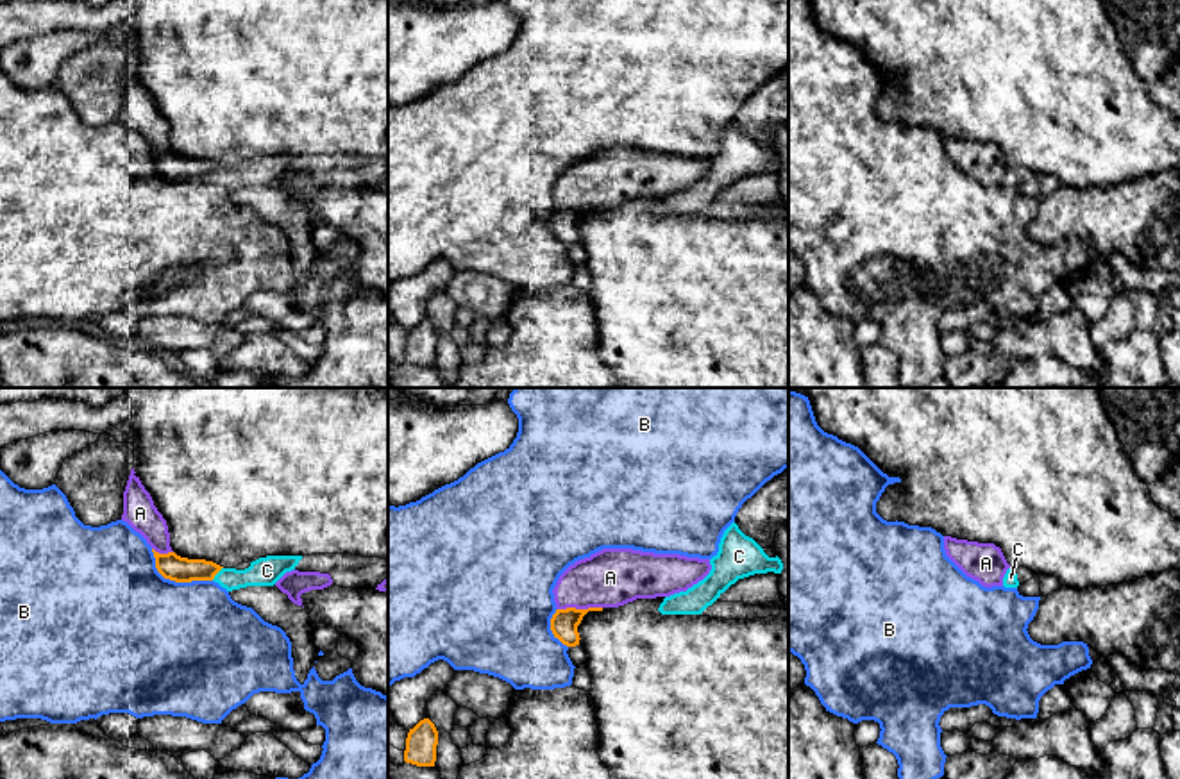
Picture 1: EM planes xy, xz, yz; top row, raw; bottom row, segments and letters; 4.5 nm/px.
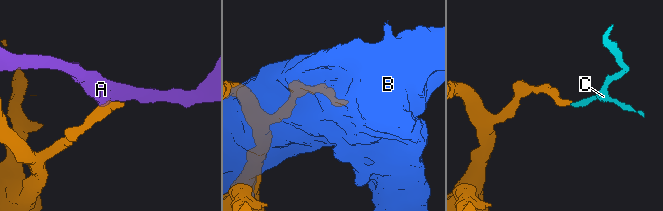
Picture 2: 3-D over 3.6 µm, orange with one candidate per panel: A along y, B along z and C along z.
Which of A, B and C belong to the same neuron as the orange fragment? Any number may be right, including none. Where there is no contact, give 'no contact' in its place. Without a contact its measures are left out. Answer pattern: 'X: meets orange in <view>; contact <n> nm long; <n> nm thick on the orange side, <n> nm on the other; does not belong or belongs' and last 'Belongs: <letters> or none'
A: meets orange in xz; contact 200 nm long; 130 nm thick on the orange side, 260 nm on the other; does not belong
B: meets orange in xy; contact 320 nm long; 120 nm thick on the orange side, 480 nm on the other; does not belong
C: meets orange in xy; contact 80 nm long; 120 nm thick on the orange side, 130 nm on the other; belongs
Belongs: C

